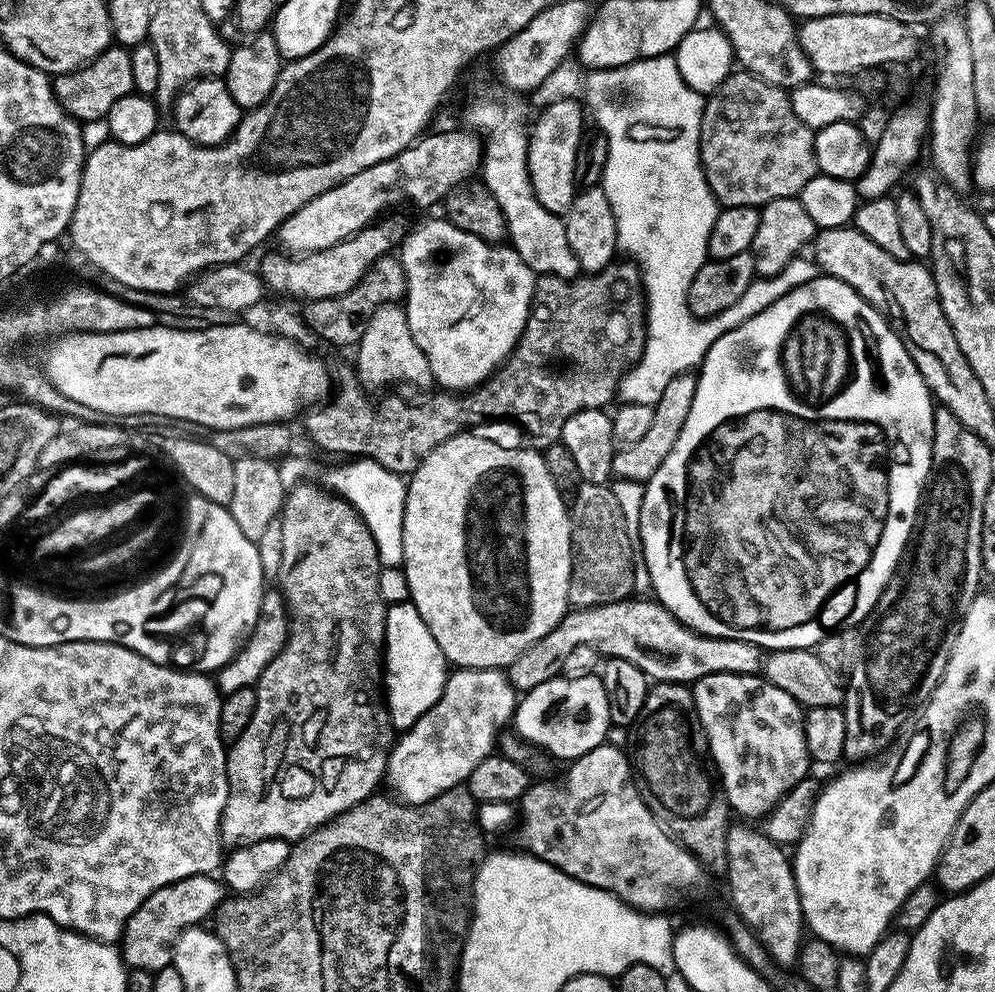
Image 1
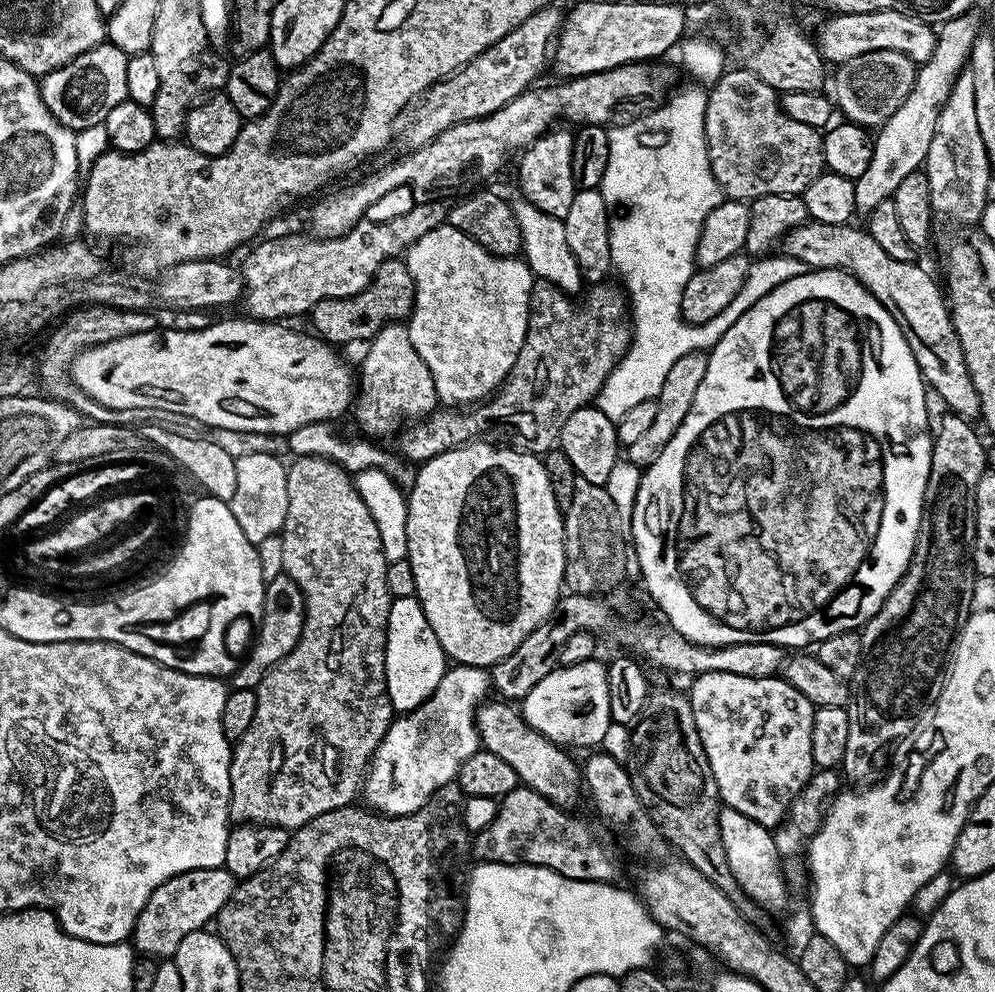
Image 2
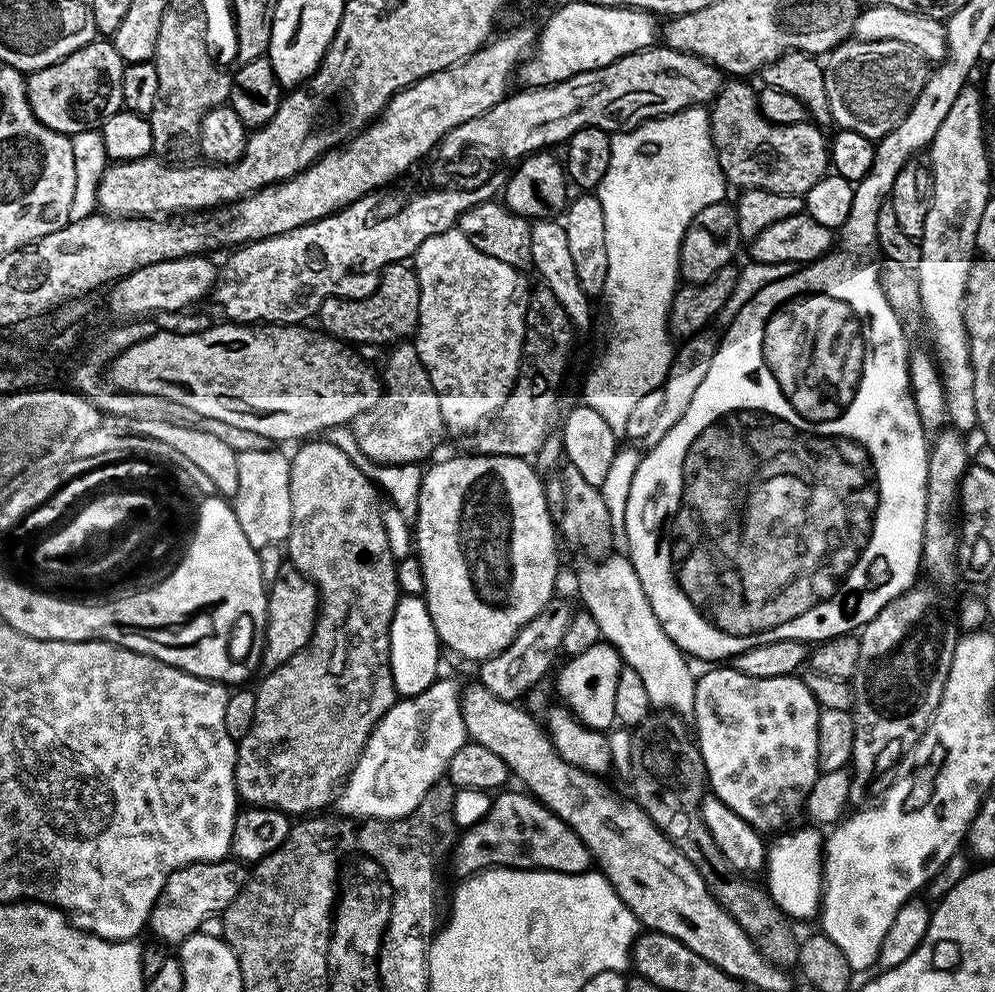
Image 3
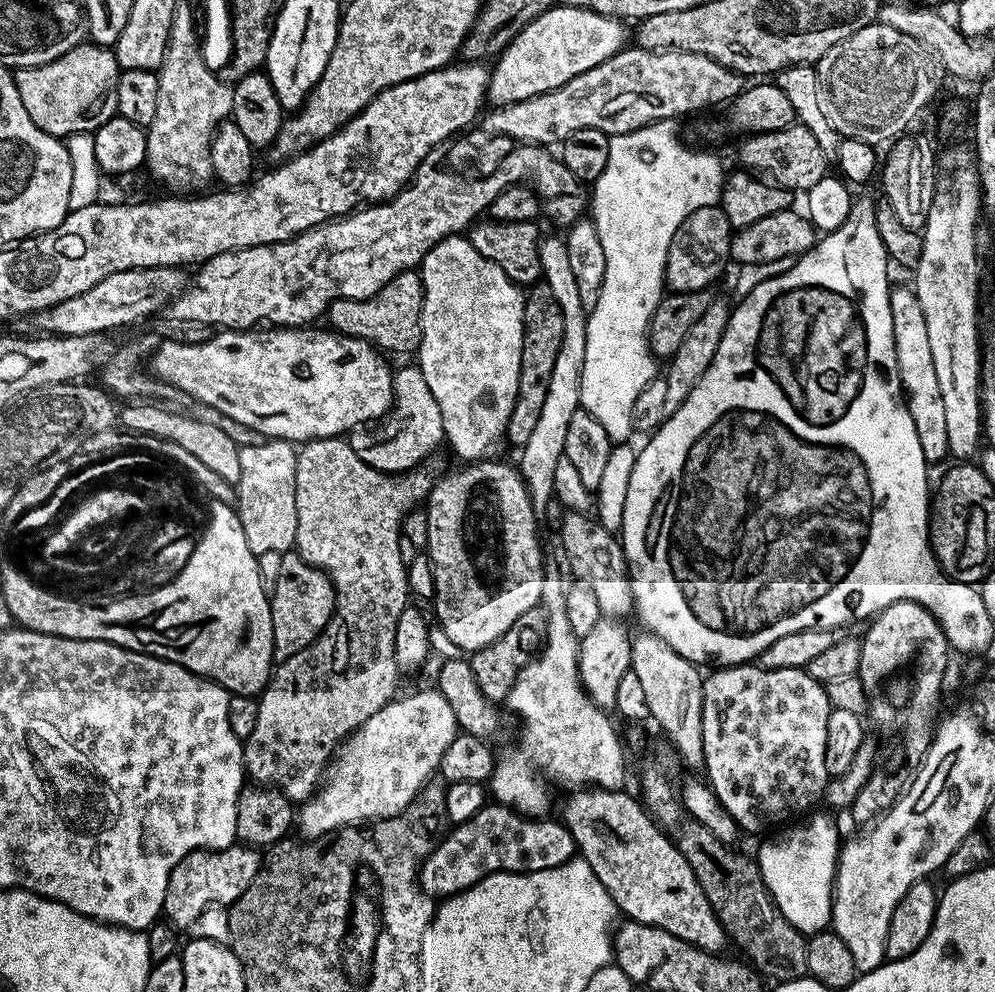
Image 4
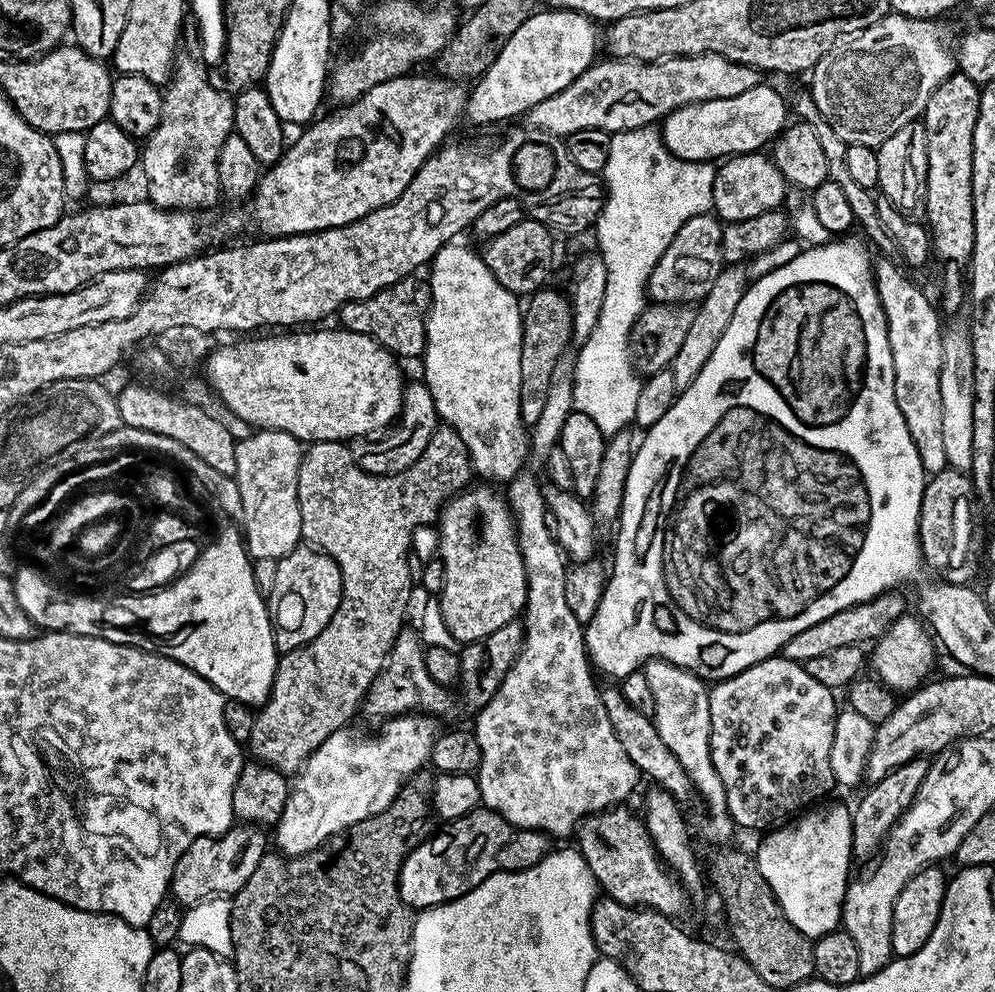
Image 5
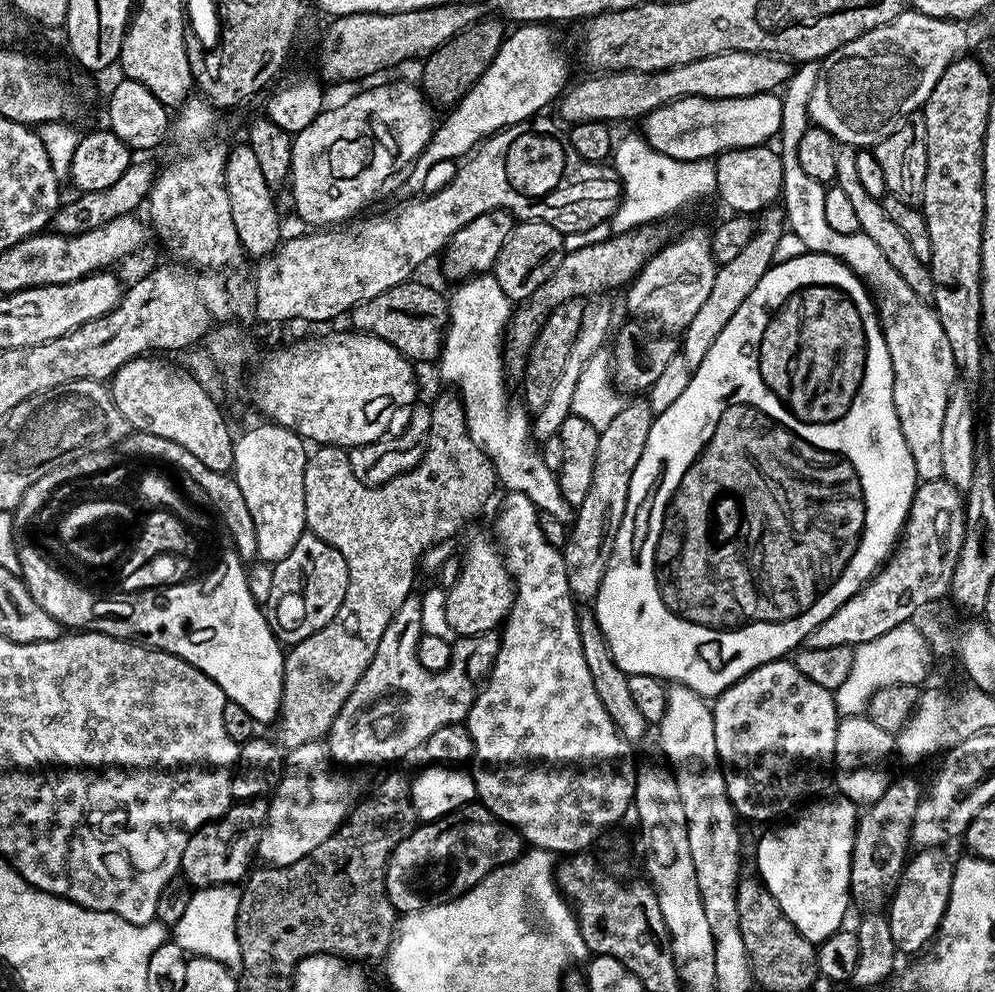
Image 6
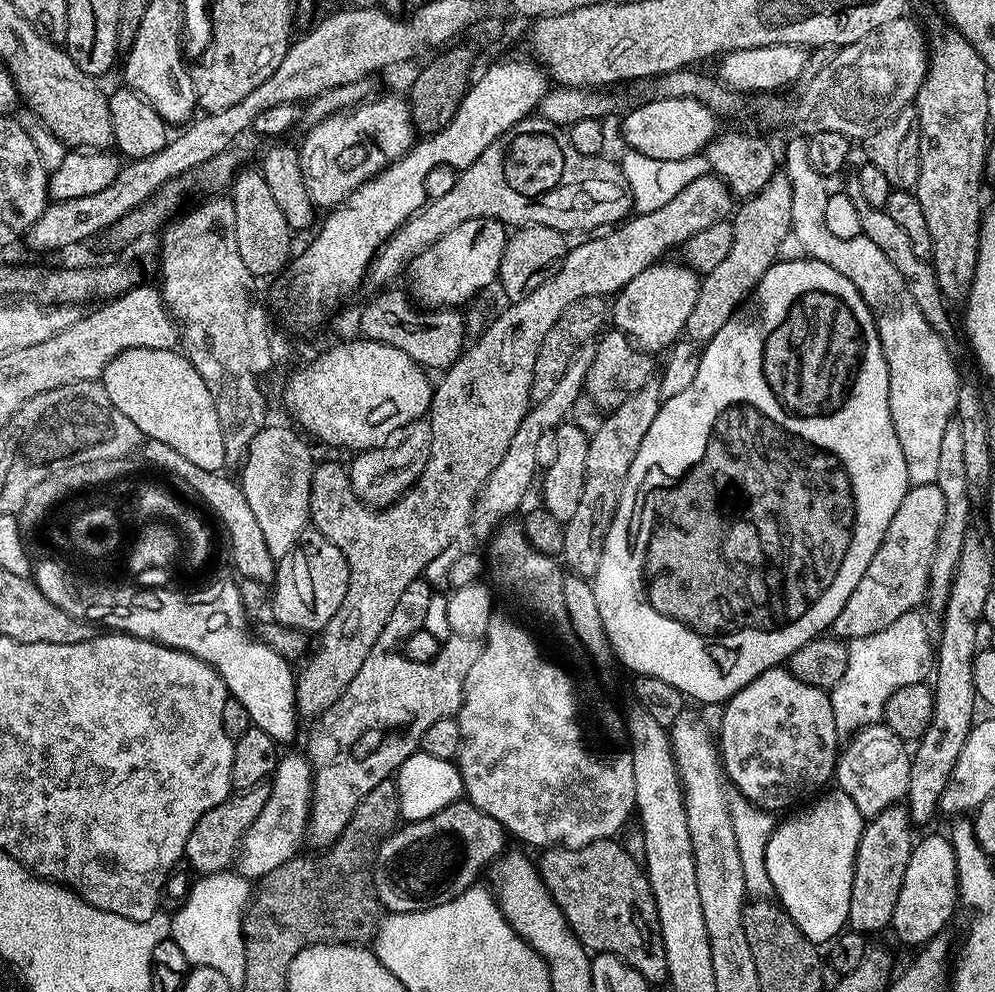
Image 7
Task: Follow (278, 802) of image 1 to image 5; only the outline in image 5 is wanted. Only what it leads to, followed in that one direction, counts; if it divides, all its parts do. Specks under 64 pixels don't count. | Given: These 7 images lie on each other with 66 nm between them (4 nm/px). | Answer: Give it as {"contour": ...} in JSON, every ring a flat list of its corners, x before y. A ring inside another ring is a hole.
{"contour":[[442,424,432,431,432,436,427,442,422,454,416,461,403,470,392,471,387,475,372,475,364,472,359,465,354,462,353,453,347,452,343,443,335,440,322,440,312,442,307,445,306,451,303,453,300,469,298,470,298,506,302,514,302,537,309,545,315,546,320,551,325,552,330,558,334,558,334,562,340,568,342,574,342,598,338,610,334,614,334,618,330,618,330,622,326,626,326,630,322,630,322,634,318,634,318,638,314,638,308,644,302,645,300,648,294,649,292,652,283,653,279,657,276,665,276,677,274,678,274,686,268,695,268,701,259,705,256,712,256,721,254,722,254,734,250,741,250,749,257,761,262,764,268,764,271,768,285,774,295,774,303,768,304,763,310,758,310,754,314,754,314,750,318,750,318,746,322,746,322,742,326,742,326,738,330,738,330,734,341,731,345,727,344,724,351,718,355,712,361,711,364,697,367,696,372,684,380,677,380,671,388,663,388,655,396,641,396,635,400,629,405,627,404,611,408,608,408,599,412,596,412,568,408,565,410,561,410,553,412,551,412,535,414,530,423,524,435,525,439,521,440,513,444,511,445,504,452,497,457,496,459,492,464,491,473,483,472,476,474,470,471,466,471,460,468,457,468,448,461,439,458,438,457,432,448,425]]}

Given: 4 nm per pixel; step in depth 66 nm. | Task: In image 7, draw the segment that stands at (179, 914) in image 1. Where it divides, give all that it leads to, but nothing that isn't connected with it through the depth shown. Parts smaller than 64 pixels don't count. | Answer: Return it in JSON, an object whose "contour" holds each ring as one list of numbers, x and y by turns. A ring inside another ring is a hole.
{"contour":[[265,782,255,784,249,788,241,788,235,794,229,795,228,799,222,801,218,806,206,810,202,818,190,830,190,838,186,838,183,859,187,861,188,867,196,874,207,874,210,872,226,872,233,867,238,855,240,842,243,840,246,830,262,814,262,806,270,798,271,783]]}

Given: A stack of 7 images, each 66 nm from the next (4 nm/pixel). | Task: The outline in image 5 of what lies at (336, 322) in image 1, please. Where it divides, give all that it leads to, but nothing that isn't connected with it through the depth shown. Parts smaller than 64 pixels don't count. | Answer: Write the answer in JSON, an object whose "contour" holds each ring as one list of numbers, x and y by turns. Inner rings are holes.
{"contour":[[413,274,378,290,365,300,351,300,340,307,339,323,347,331,367,334,397,357,423,357,426,342,426,326,428,322,428,308,432,305,432,290,428,287,427,279]]}

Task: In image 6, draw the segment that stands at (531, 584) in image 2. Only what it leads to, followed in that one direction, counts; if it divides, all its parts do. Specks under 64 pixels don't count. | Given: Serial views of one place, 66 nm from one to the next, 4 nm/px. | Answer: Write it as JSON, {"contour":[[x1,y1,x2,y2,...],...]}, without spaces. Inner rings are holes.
{"contour":[[491,539,489,540,476,540,469,546,469,556,463,557,458,578,447,589,446,622,450,622,452,631,457,637,473,636,499,629,508,619,508,612,512,608,514,599,513,578,504,564,504,558,500,555,497,545]]}

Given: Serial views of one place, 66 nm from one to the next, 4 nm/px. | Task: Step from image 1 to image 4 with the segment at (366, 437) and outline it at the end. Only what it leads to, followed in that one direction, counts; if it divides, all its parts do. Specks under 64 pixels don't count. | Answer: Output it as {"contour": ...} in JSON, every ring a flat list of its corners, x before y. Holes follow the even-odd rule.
{"contour":[[537,282,527,289,524,297,524,341,522,342,522,362,520,363,520,381,518,394,514,402,512,417,506,433,507,443,522,446,534,434,538,418,546,402,547,387,553,373,554,362,563,338,562,310,545,282]]}

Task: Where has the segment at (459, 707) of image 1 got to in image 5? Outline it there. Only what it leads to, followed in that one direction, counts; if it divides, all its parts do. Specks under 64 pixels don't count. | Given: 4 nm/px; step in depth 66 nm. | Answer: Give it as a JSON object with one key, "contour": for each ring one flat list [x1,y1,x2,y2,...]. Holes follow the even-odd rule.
{"contour":[[409,714,389,719,385,723,388,725,377,734,376,740,351,736,348,730,330,734,330,738,326,738,326,742,322,742,322,746,318,746,318,750,310,754,308,761,291,781,282,818,274,825,274,844,280,847,277,849,285,856,301,856,327,844,333,836,340,835,350,826,374,814,382,814,382,810,386,810,390,802,394,802,400,789,429,763,432,744,438,735,438,728,431,723,435,724,423,715]]}

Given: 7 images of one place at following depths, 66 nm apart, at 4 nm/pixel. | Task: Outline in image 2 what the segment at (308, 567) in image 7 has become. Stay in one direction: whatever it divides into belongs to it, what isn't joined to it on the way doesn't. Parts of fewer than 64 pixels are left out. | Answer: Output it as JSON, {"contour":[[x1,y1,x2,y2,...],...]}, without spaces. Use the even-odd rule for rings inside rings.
{"contour":[[280,575,278,578,267,581,264,586,264,609,258,618,260,629,256,632,256,641,252,644,252,649,248,652,245,660,239,661,238,667,230,677,232,688,254,688,260,685,262,678,282,658,290,654,300,641,302,626,304,625,304,596,300,593,300,588,289,576]]}

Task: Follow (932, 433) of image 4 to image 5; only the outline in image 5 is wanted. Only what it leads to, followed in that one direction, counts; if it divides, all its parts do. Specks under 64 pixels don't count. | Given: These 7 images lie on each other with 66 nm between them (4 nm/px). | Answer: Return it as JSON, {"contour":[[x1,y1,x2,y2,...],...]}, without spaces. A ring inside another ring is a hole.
{"contour":[[877,259,874,264,874,279,888,327,890,354,894,358,894,394,898,410,910,430,910,438,918,450,925,473,943,472,948,463,942,447,940,375,944,332,940,328,941,313,933,301,933,305,928,301,927,294,907,276,909,273,903,267,896,268,895,259,880,259,884,260]]}

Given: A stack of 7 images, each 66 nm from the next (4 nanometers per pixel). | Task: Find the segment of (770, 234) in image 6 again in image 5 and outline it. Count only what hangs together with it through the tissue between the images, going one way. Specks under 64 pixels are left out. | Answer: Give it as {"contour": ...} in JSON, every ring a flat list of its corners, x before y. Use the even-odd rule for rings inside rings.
{"contour":[[740,266,721,268,714,286,710,286,710,294,706,294,704,299,695,305,694,322,690,325,690,331,686,333,686,339,682,342,678,354,674,354,670,369,674,374,677,389,683,390,691,386,694,378,698,378,698,373,702,371,702,366,706,366,710,354,714,354,714,346,718,346,722,334,726,334,726,326,730,326,730,318,734,318,734,310,738,310,738,302,742,302,744,289,750,283,750,276,747,276,744,270]]}

